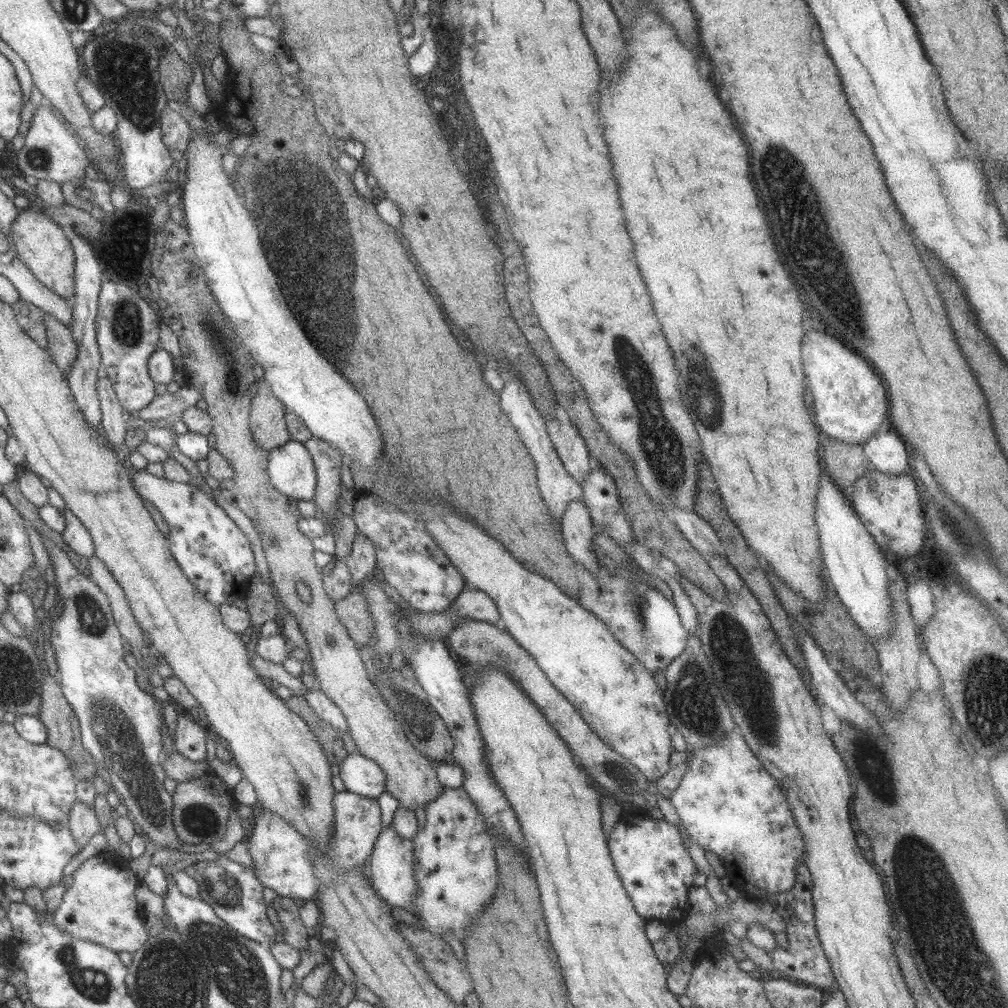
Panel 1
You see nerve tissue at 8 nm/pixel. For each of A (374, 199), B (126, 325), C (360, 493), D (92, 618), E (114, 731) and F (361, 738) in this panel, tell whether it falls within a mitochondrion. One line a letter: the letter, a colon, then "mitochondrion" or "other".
A: other
B: mitochondrion
C: other
D: mitochondrion
E: mitochondrion
F: other

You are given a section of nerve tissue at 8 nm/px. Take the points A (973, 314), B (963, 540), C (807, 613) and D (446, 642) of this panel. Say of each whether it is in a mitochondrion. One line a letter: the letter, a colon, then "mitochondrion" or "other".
A: other
B: mitochondrion
C: other
D: other

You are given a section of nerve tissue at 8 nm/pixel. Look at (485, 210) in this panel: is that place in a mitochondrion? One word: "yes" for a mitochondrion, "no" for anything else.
no

